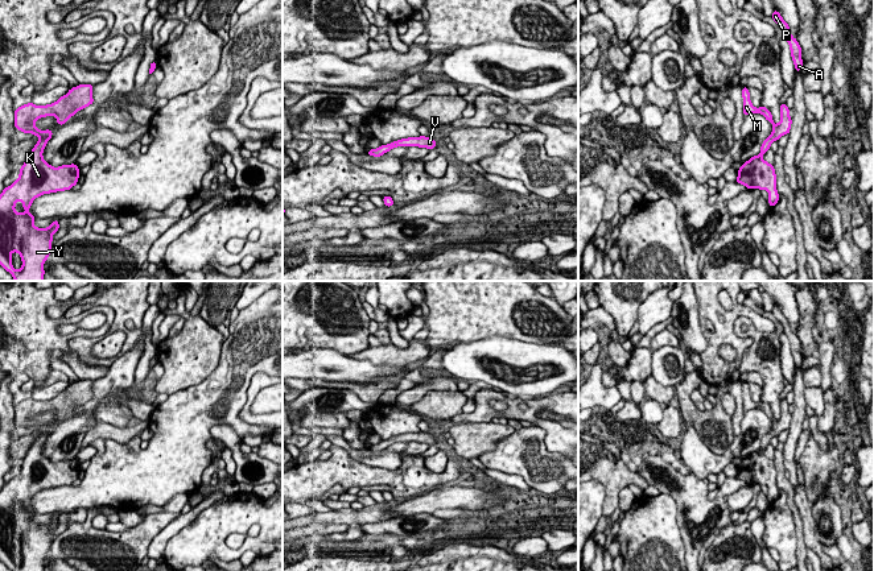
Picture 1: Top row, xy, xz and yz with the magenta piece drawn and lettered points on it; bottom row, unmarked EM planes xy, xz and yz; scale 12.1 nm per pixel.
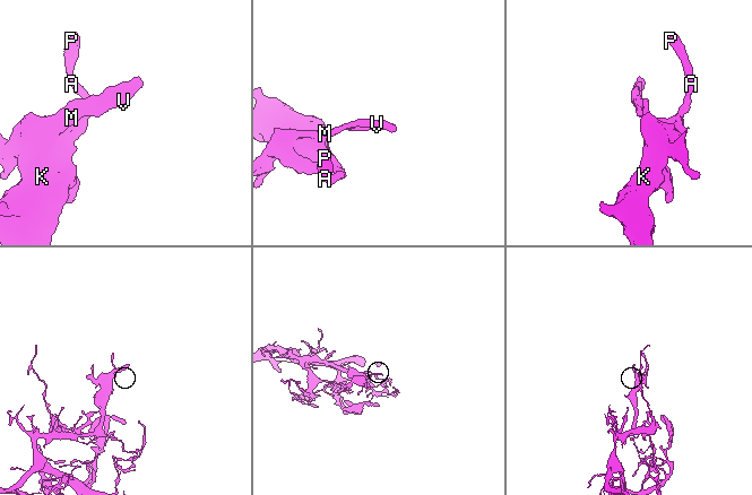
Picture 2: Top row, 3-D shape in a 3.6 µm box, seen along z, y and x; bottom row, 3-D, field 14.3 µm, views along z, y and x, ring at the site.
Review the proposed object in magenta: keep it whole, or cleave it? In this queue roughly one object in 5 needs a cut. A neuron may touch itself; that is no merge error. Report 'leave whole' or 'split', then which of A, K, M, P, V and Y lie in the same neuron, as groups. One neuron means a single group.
leave whole; groups A K M P V Y

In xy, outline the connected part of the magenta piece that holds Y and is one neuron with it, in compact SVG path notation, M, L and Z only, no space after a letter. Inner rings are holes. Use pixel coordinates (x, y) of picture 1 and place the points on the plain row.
M79 380L51 400L28 398L15 405L15 423L33 429L40 435L18 466L18 473L0 489L0 562L12 571L45 570L44 559L54 535L51 531L59 525L59 520L55 514L50 522L34 522L36 513L29 508L32 497L44 489L71 485L81 471L77 459L53 463L44 455L44 443L53 427L40 426L34 418L54 410L57 419L66 419L69 413L94 398L92 384L94 380ZM13 547L21 553L20 566L12 560Z

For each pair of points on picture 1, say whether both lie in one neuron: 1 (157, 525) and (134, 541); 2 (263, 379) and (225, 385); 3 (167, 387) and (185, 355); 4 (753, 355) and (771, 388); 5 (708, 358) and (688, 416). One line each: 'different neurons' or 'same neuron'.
1: same neuron
2: different neurons
3: same neuron
4: same neuron
5: different neurons

